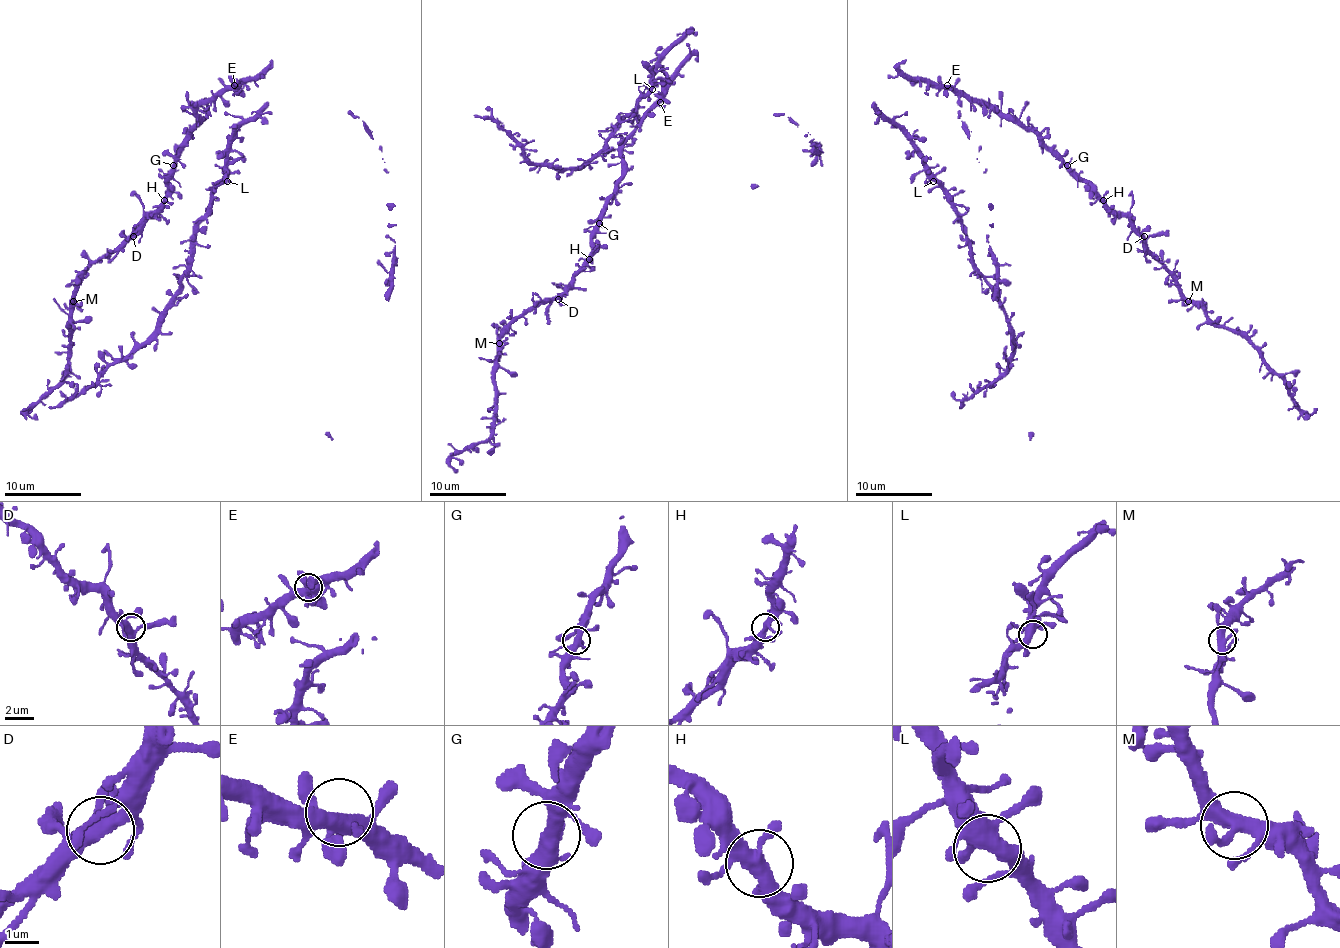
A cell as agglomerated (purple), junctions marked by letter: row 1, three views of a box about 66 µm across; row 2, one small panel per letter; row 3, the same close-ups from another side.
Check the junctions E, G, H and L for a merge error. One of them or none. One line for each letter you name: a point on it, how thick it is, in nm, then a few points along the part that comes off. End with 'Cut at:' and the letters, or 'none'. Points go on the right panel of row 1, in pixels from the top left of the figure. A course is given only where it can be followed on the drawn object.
Cut at: none

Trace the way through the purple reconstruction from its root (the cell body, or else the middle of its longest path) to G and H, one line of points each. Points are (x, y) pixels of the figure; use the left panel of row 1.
G: (232, 87), (219, 96), (208, 98), (196, 110), (192, 135), (181, 146), (179, 159), (173, 165)
H: (232, 87), (219, 96), (208, 98), (196, 110), (192, 135), (181, 146), (164, 200)

